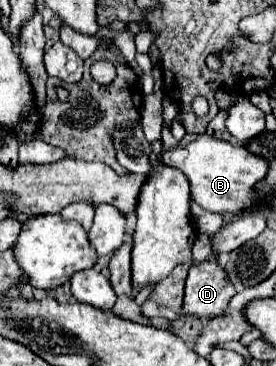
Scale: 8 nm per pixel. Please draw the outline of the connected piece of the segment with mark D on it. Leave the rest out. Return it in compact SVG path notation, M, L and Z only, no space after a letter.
M217 259L191 265L185 281L183 311L185 315L207 321L219 315L235 293L235 287L227 281L227 273Z

